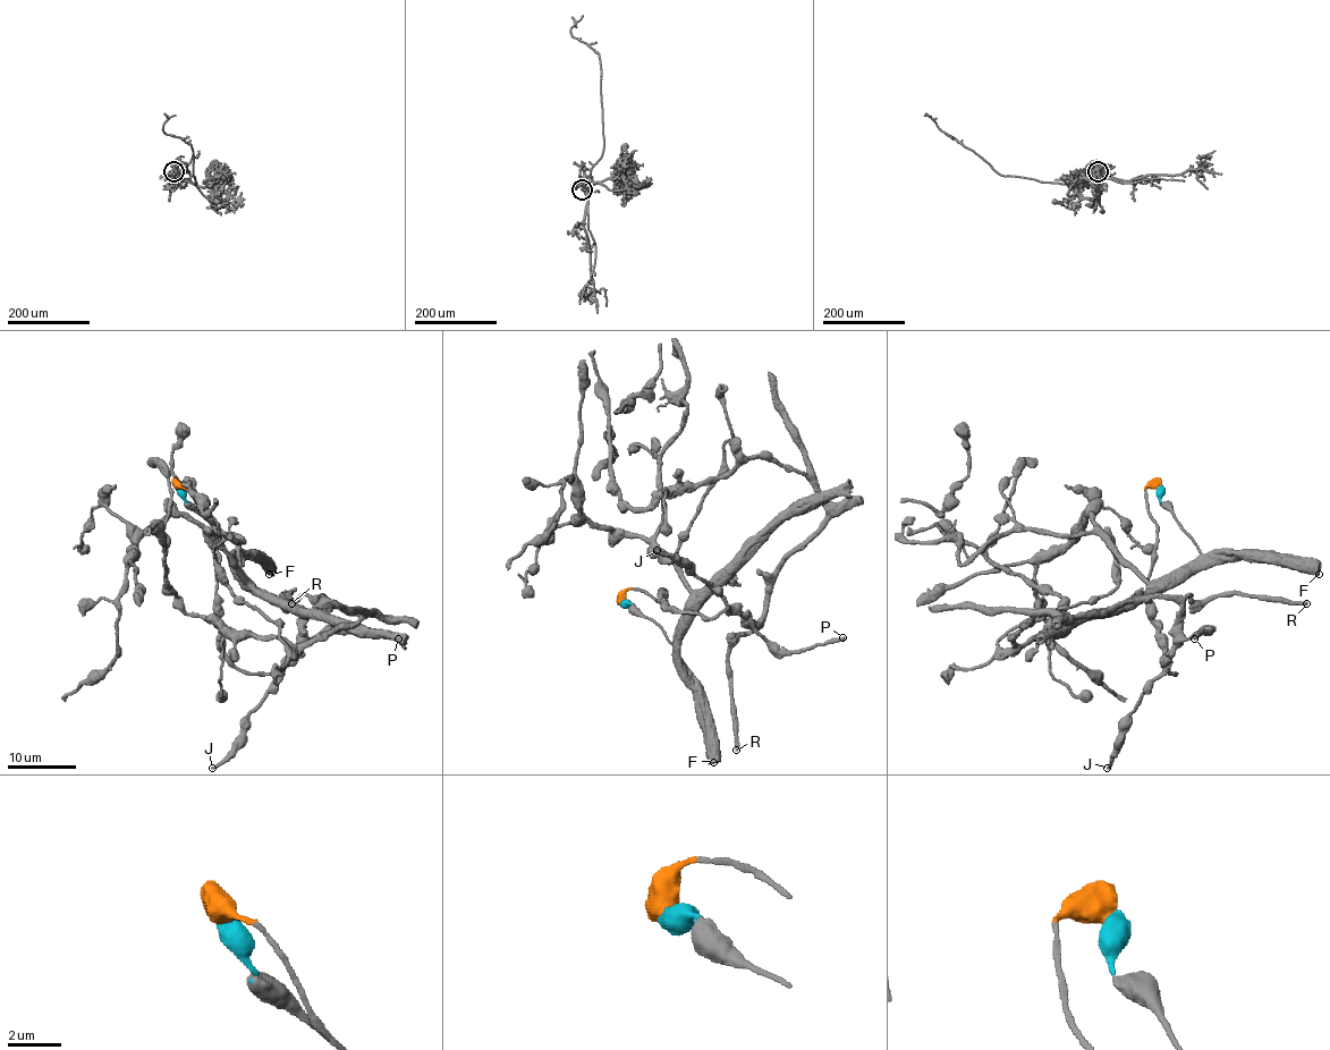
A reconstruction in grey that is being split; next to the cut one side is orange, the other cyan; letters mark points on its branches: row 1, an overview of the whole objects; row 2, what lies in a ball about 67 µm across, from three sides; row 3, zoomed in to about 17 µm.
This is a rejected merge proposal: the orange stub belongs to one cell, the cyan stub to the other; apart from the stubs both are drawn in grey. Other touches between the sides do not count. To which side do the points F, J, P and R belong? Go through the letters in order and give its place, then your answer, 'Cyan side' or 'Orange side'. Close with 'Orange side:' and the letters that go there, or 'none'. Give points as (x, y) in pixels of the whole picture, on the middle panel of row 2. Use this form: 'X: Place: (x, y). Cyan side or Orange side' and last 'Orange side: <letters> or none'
F: Place: (713, 762). Cyan side
J: Place: (657, 550). Orange side
P: Place: (843, 637). Orange side
R: Place: (736, 750). Orange side
Orange side: J, P, R

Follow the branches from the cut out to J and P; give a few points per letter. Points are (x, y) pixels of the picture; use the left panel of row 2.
J: (178, 485), (189, 492), (215, 539), (219, 646), (237, 668), (281, 674), (250, 714), (243, 739), (212, 769)
P: (178, 485), (189, 492), (212, 527), (219, 646), (237, 668), (271, 674), (324, 631), (399, 640)

